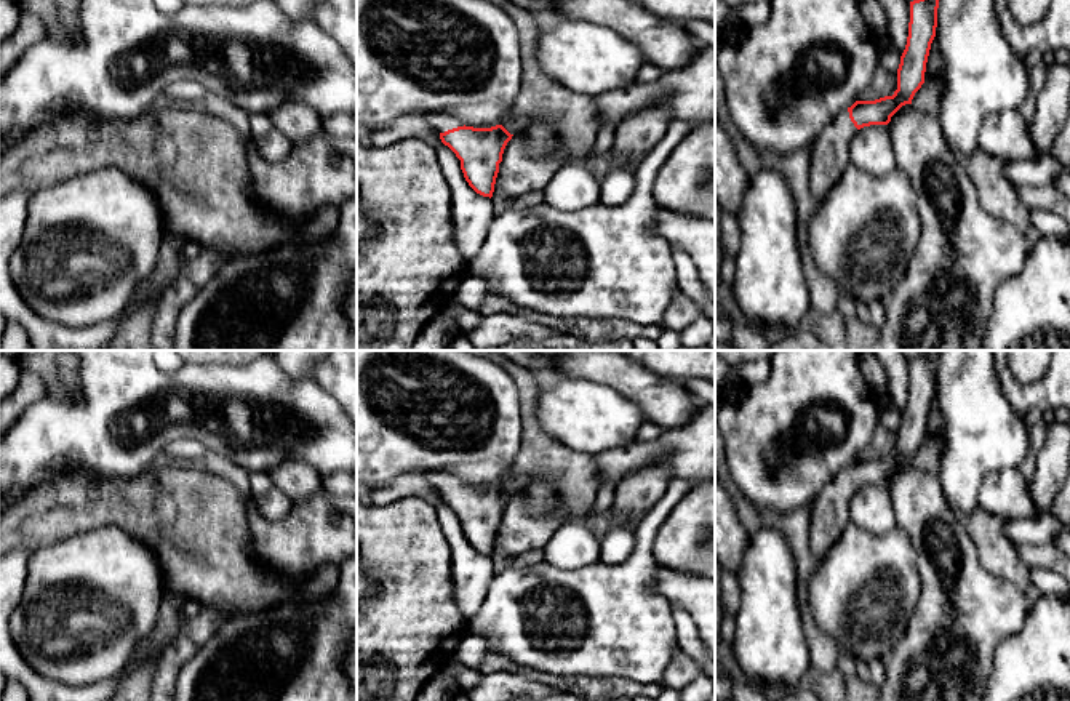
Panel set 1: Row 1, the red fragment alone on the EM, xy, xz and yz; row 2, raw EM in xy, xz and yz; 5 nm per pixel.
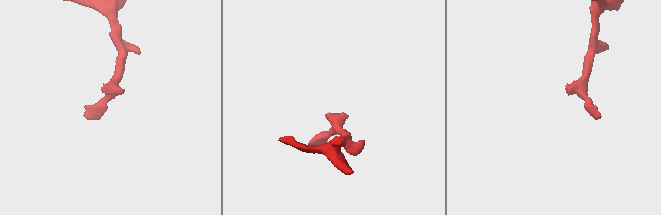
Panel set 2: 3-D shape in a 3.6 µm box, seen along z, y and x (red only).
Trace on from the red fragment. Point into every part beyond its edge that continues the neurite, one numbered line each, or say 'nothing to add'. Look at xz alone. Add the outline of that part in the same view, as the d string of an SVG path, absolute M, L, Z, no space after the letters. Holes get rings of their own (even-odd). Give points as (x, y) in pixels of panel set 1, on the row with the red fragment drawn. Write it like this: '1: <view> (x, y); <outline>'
1: xz (442, 122); M432 114L427 115L425 120L438 131L445 133L448 130L464 126L464 123L457 117L451 117L446 114Z

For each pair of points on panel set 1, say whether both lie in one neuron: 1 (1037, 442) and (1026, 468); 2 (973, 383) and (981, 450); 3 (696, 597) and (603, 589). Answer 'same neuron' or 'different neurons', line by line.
1: same neuron
2: same neuron
3: different neurons

